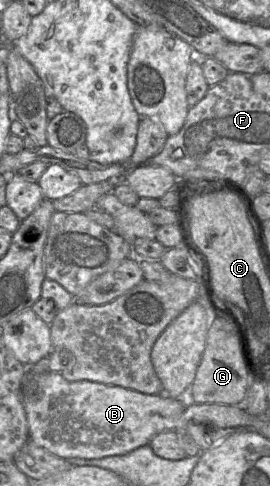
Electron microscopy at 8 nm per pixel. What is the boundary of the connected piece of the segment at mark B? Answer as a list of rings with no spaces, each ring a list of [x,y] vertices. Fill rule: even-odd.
[[[28,369],[20,387],[28,425],[29,441],[64,459],[97,459],[124,455],[139,447],[149,445],[159,433],[184,431],[184,411],[188,404],[187,394],[182,398],[171,398],[163,394],[144,394],[121,386],[107,385],[89,380],[67,381],[60,373],[47,371],[35,373]]]

